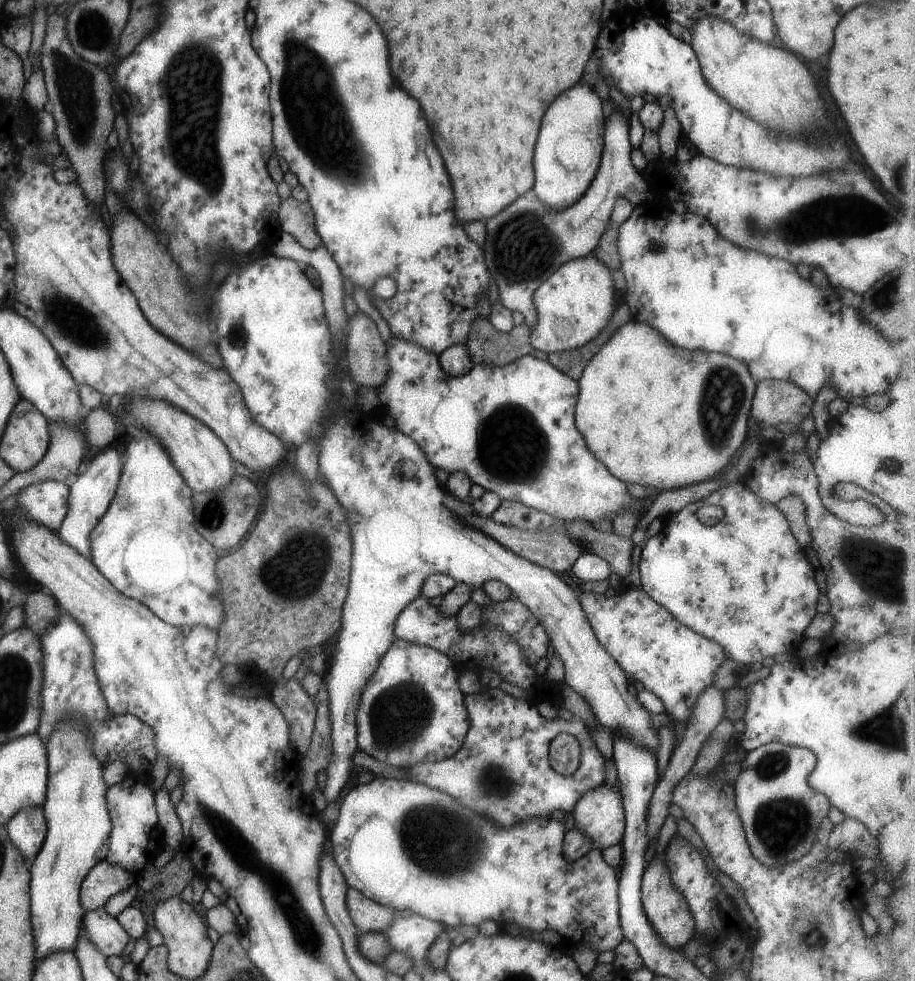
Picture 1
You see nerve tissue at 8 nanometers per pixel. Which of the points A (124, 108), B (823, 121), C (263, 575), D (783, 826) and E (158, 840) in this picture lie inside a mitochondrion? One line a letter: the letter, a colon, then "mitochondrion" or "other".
A: other
B: other
C: mitochondrion
D: mitochondrion
E: other

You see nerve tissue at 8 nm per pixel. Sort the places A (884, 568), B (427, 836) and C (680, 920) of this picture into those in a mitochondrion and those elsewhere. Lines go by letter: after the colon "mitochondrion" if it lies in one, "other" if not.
A: mitochondrion
B: mitochondrion
C: other

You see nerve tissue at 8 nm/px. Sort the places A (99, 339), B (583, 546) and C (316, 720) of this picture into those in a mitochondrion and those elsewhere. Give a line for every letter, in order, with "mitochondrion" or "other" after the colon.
A: mitochondrion
B: other
C: other

